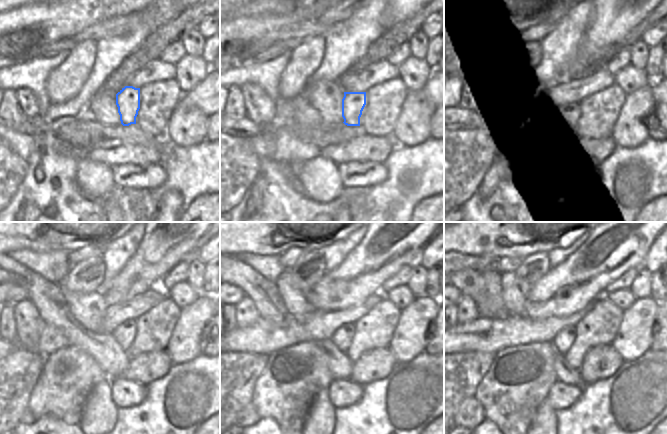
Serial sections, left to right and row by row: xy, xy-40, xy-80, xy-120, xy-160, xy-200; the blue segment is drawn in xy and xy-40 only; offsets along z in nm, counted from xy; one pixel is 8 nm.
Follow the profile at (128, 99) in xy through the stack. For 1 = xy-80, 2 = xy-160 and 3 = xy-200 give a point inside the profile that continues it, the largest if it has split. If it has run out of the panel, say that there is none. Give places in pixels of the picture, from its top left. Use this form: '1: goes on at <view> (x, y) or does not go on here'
1: goes on at xy-80 (574, 106)
2: goes on at xy-160 (343, 336)
3: goes on at xy-200 (562, 342)

